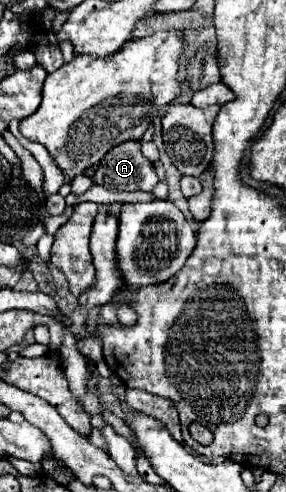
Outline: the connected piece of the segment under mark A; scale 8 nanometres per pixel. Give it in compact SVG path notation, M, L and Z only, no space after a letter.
M127 140L111 148L93 176L93 182L109 190L151 190L159 178L155 174L153 162L141 154L139 140Z

